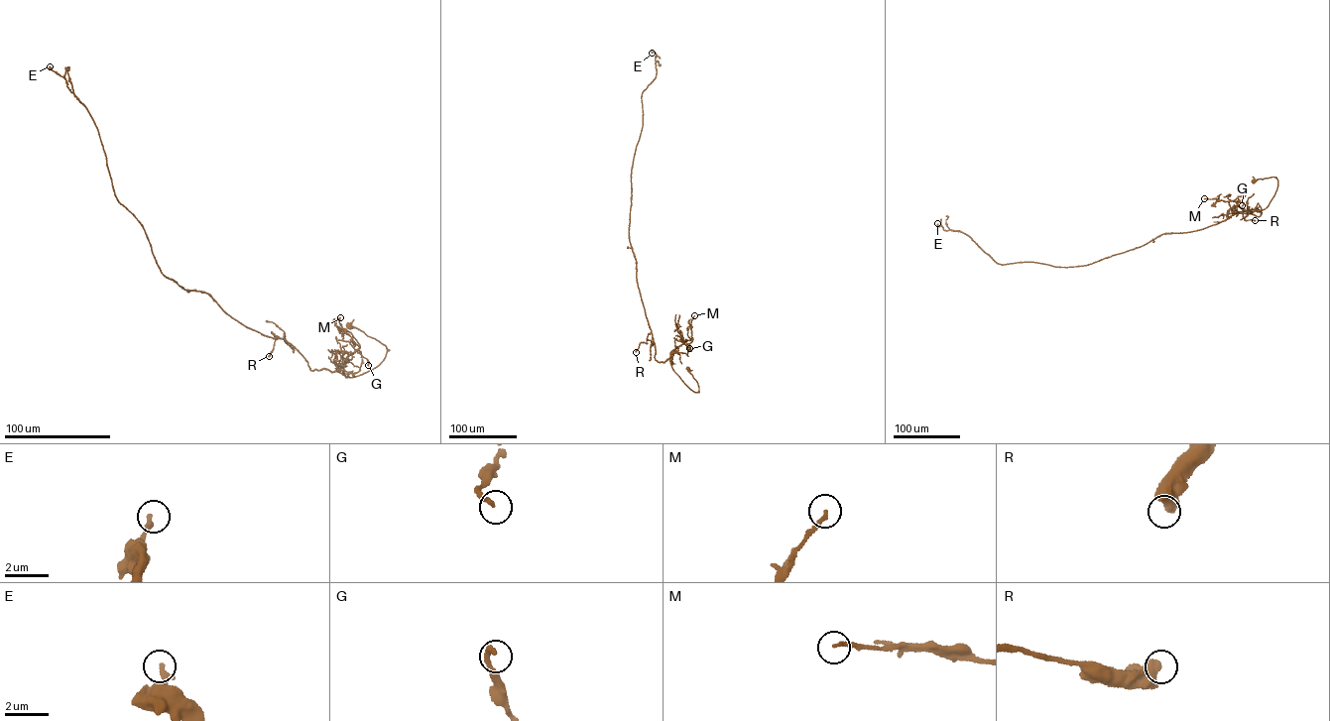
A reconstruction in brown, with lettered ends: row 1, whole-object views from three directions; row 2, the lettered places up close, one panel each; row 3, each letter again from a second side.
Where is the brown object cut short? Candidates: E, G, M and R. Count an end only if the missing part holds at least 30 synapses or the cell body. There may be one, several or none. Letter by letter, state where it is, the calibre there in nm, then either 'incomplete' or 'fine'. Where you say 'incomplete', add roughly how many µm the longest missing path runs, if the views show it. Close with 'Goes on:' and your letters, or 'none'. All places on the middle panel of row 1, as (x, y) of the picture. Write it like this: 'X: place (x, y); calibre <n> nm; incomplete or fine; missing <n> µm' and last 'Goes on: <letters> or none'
E: place (652, 53); calibre 260 nm; fine
G: place (689, 348); calibre 240 nm; fine
M: place (694, 315); calibre 140 nm; fine
R: place (636, 352); calibre 600 nm; fine
Goes on: none

